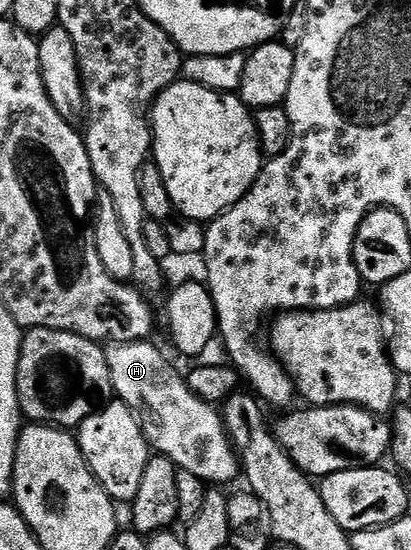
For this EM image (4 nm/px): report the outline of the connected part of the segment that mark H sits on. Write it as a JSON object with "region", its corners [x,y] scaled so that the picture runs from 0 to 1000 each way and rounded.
{"region":[[[338,622],[268,629],[255,635],[255,642],[280,722],[321,744],[336,771],[345,776],[345,787],[382,827],[409,831],[426,851],[457,862],[477,862],[477,869],[487,869],[511,884],[550,884],[540,880],[560,880],[569,871],[582,871],[579,827],[569,809],[560,805],[557,793],[550,791],[538,747],[523,736],[496,731],[467,716],[448,696],[445,678],[440,675],[433,678],[394,649],[389,635],[372,633],[365,622]]]}

